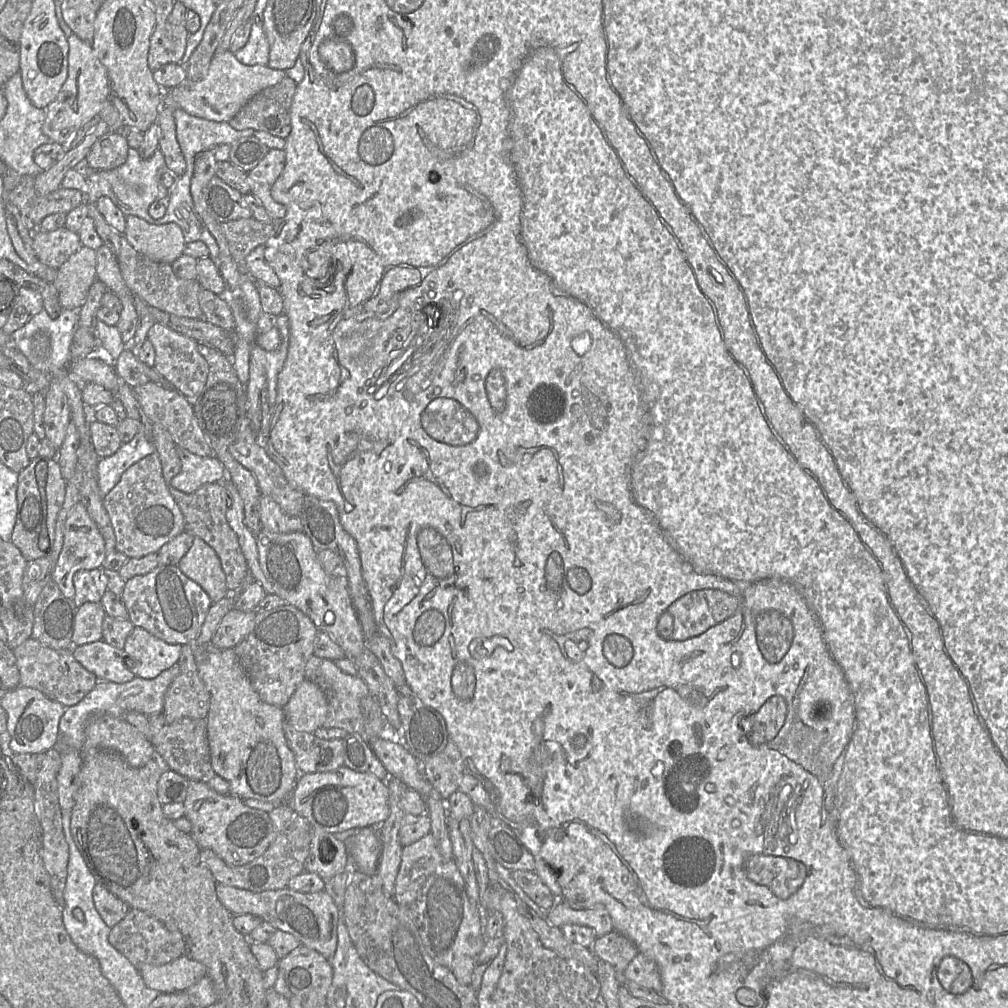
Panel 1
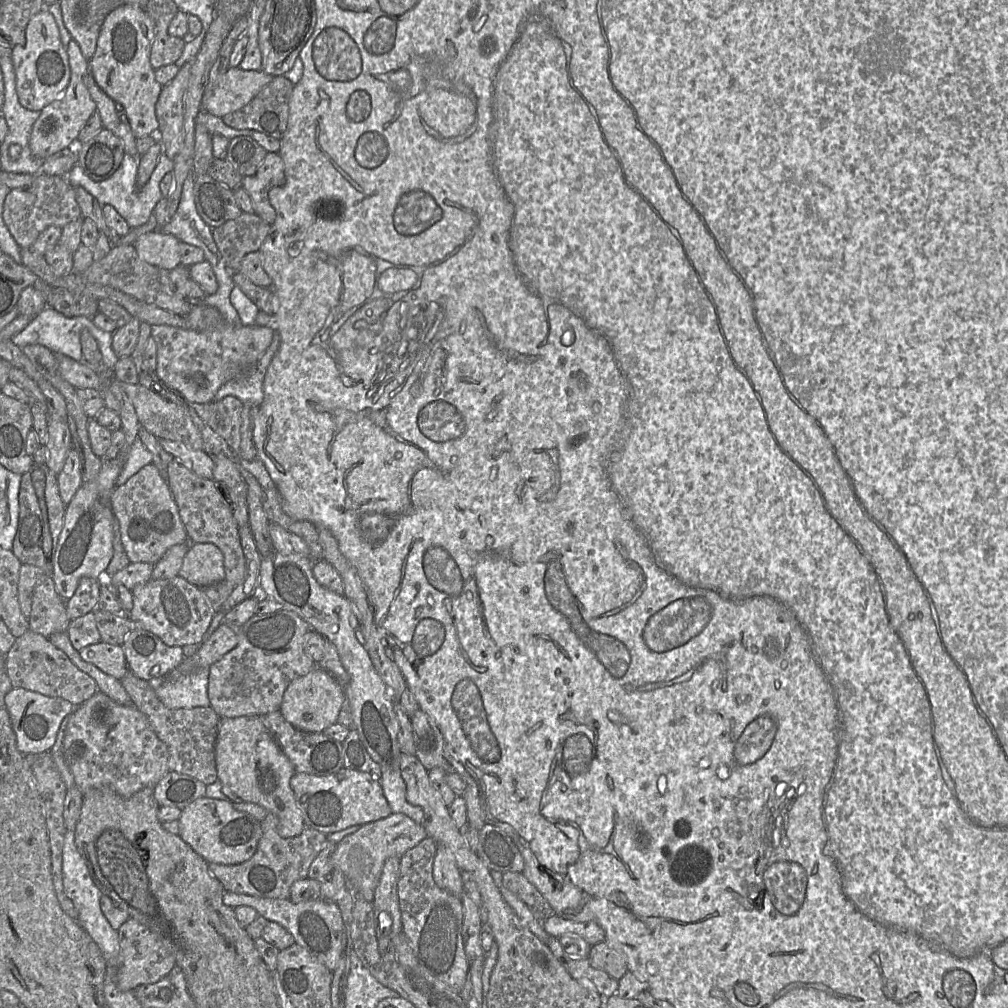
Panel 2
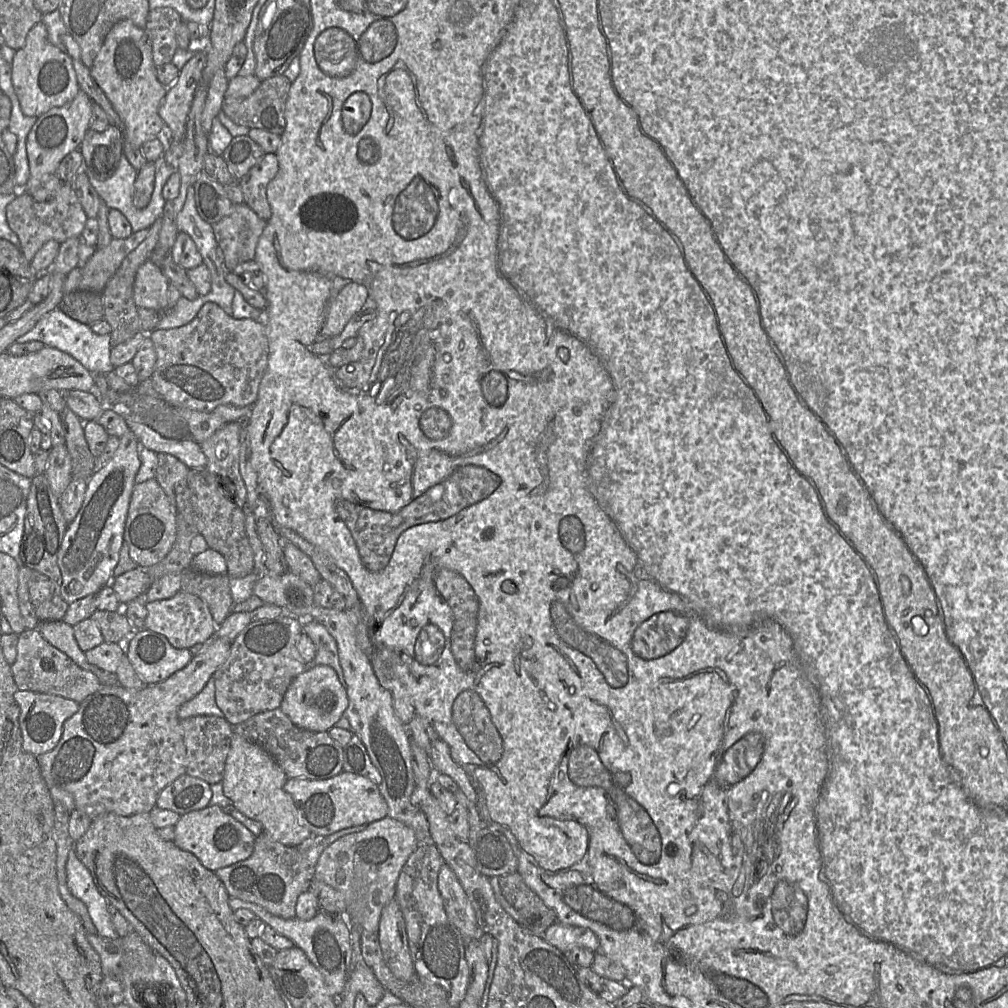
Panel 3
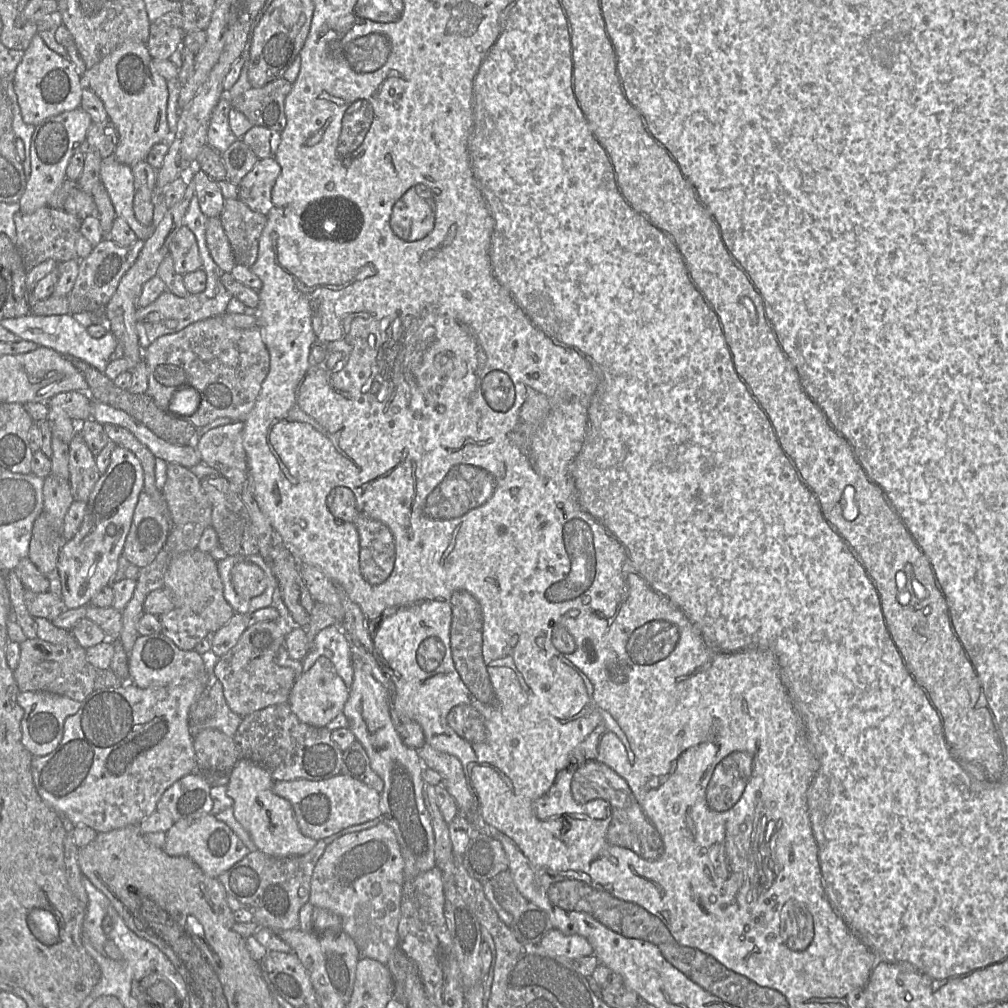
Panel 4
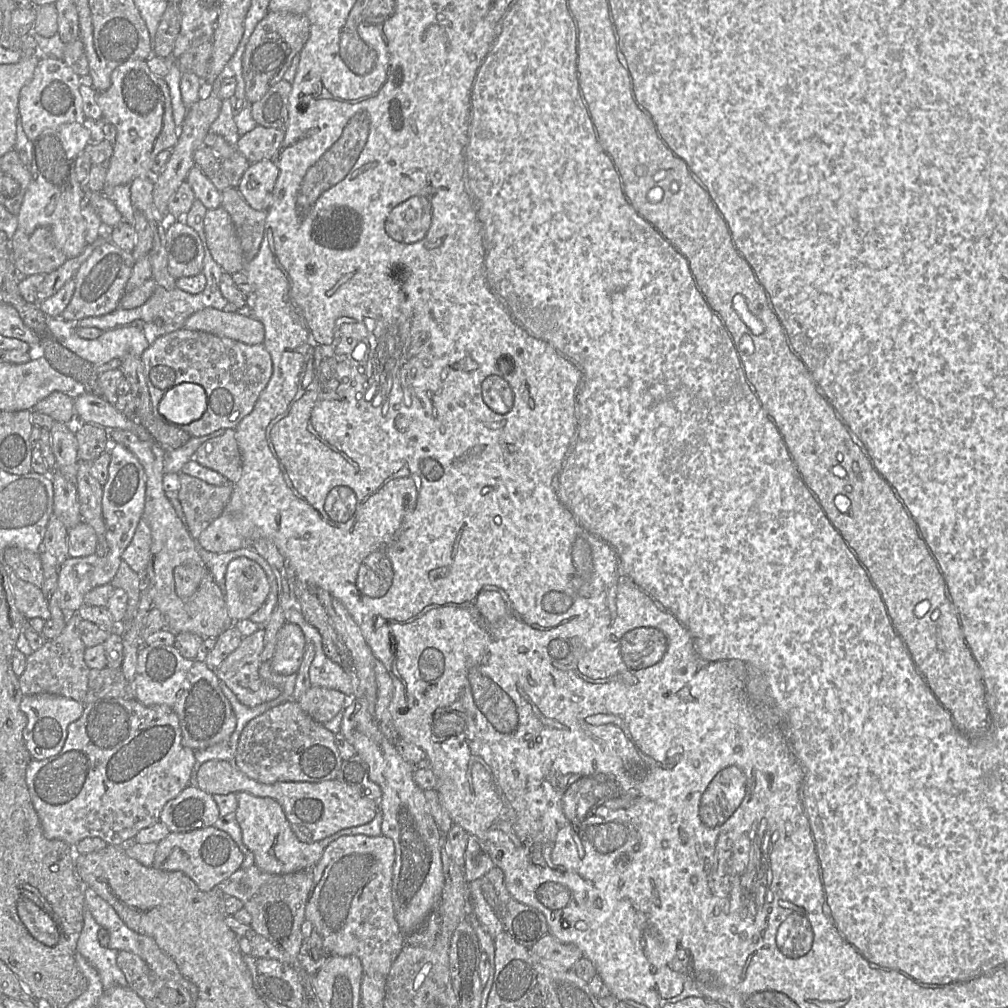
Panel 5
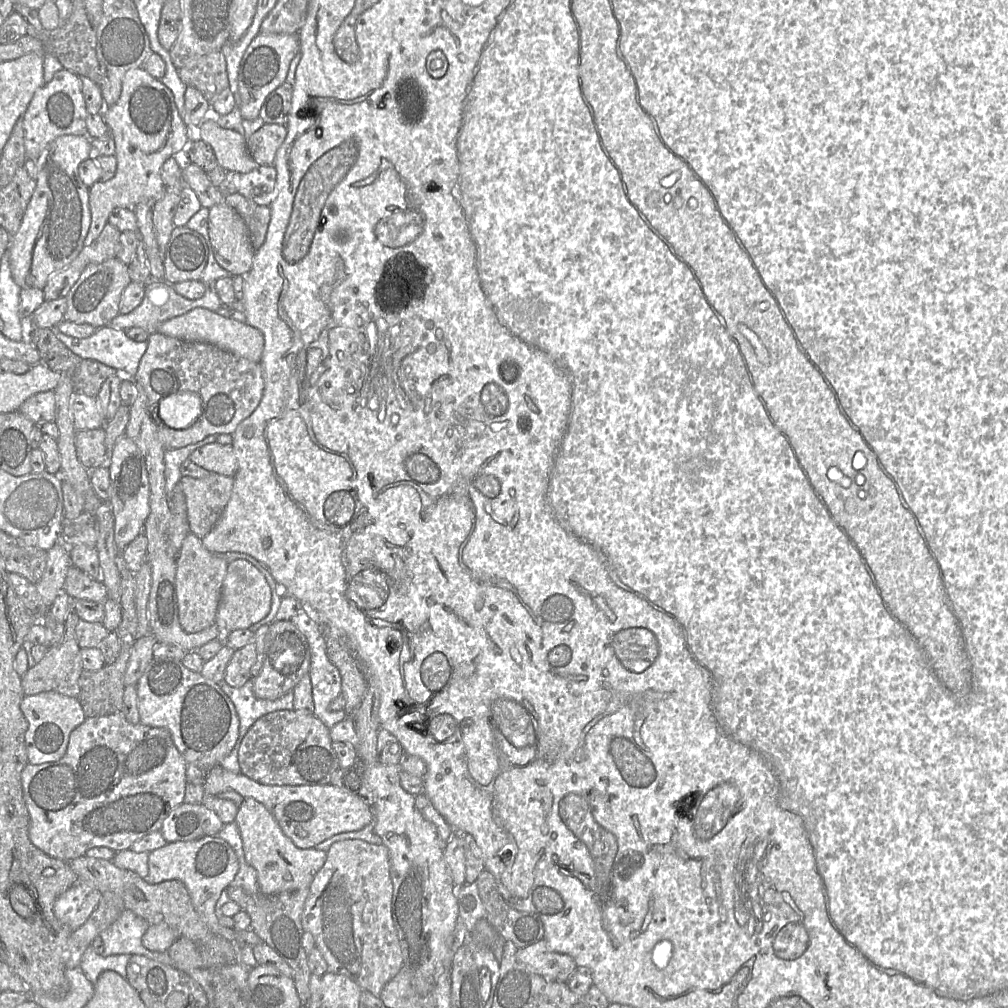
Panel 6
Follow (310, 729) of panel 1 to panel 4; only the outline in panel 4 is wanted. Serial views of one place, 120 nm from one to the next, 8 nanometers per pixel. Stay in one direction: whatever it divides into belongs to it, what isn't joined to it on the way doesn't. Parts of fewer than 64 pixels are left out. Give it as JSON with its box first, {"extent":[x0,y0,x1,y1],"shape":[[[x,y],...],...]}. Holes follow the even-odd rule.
{"extent":[288,657,349,727],"shape":[[[320,657],[313,666],[300,674],[290,692],[288,703],[298,719],[314,727],[326,727],[344,710],[349,698],[349,689],[338,675],[333,663],[326,657]]]}

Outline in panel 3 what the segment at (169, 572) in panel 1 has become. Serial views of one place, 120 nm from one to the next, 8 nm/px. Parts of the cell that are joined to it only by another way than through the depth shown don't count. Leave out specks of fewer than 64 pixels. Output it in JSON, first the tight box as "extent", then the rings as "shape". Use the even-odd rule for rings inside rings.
{"extent":[145,591,218,649],"shape":[[[179,591],[169,599],[145,603],[145,607],[147,610],[145,628],[165,636],[176,649],[189,649],[215,637],[218,626],[208,606],[193,594]]]}

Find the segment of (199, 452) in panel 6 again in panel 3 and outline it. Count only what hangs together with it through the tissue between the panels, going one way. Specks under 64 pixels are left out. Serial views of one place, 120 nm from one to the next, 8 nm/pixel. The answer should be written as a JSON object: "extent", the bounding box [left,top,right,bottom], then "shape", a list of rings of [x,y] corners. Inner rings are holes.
{"extent":[199,422,247,508],"shape":[[[226,422],[199,445],[207,458],[206,469],[221,479],[229,479],[232,482],[235,495],[229,494],[230,499],[240,508],[244,508],[247,490],[239,469],[240,423]]]}

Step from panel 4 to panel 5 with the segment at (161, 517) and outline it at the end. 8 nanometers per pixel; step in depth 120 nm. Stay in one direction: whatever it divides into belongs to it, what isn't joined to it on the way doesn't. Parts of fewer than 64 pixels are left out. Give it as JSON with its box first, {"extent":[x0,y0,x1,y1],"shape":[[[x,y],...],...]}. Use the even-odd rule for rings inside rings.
{"extent":[122,518,152,575],"shape":[[[144,518],[139,521],[133,538],[122,554],[122,560],[139,575],[144,574],[150,560],[152,536]]]}

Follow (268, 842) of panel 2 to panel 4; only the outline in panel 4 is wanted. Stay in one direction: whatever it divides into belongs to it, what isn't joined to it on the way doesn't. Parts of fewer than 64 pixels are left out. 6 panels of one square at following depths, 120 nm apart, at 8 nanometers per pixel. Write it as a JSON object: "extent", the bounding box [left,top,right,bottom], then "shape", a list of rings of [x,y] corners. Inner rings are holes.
{"extent":[217,840,327,933],"shape":[[[318,840],[315,847],[305,855],[278,858],[256,850],[250,852],[217,879],[224,886],[227,896],[232,896],[248,906],[254,921],[278,933],[282,930],[299,928],[299,912],[309,901],[311,879],[316,863],[323,855],[327,841]]]}

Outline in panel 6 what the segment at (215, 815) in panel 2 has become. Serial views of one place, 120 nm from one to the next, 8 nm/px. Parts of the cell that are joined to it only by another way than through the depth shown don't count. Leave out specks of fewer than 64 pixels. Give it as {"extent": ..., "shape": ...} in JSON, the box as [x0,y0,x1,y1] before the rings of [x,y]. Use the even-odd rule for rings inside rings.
{"extent":[145,836,239,942],"shape":[[[205,836],[196,840],[177,841],[165,844],[148,855],[148,875],[145,881],[158,884],[167,880],[178,880],[187,888],[192,905],[210,931],[226,940],[238,942],[238,933],[233,928],[218,924],[215,905],[221,893],[231,884],[238,872],[239,864],[231,846],[216,836]]]}

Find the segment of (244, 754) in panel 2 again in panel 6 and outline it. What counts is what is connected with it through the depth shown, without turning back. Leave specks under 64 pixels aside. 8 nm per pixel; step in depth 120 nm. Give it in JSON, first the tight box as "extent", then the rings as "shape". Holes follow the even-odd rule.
{"extent":[234,798,327,895],"shape":[[[244,798],[234,821],[241,836],[245,861],[256,872],[260,893],[276,895],[310,887],[326,861],[327,852],[295,846],[283,833],[273,814],[252,798]]]}

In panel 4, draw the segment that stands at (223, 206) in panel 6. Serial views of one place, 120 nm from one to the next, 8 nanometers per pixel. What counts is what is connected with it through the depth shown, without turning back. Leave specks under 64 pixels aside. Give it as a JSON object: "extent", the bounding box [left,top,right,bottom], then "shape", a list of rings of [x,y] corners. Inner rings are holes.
{"extent":[206,216,236,273],"shape":[[[220,216],[208,218],[206,244],[213,260],[220,269],[224,273],[231,272],[236,265],[236,261],[228,237],[223,229]]]}

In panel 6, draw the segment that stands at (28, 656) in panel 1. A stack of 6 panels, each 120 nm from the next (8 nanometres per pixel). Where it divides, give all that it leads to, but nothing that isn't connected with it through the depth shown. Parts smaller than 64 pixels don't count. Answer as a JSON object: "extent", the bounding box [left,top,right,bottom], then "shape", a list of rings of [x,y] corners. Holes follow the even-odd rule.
{"extent":[21,611,83,698],"shape":[[[71,611],[65,620],[65,636],[64,640],[57,645],[50,645],[45,656],[37,662],[33,667],[28,668],[22,675],[21,685],[25,695],[34,695],[45,691],[54,691],[63,695],[78,698],[79,695],[79,678],[82,673],[83,666],[81,660],[81,648],[76,639],[76,626],[80,618]]]}

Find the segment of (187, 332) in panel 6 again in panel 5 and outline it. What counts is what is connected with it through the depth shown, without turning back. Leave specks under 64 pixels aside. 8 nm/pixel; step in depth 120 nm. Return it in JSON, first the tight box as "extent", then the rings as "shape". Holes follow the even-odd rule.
{"extent":[184,308,264,345],"shape":[[[215,308],[195,312],[185,321],[184,328],[230,338],[247,345],[264,342],[264,326],[258,319]]]}

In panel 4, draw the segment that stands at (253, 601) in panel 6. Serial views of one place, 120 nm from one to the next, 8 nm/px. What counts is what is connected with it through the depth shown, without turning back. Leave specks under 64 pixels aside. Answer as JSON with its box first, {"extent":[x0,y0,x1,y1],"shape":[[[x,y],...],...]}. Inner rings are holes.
{"extent":[231,562,267,600],"shape":[[[239,562],[231,570],[232,585],[237,595],[245,600],[261,595],[267,588],[264,571],[251,562]]]}

